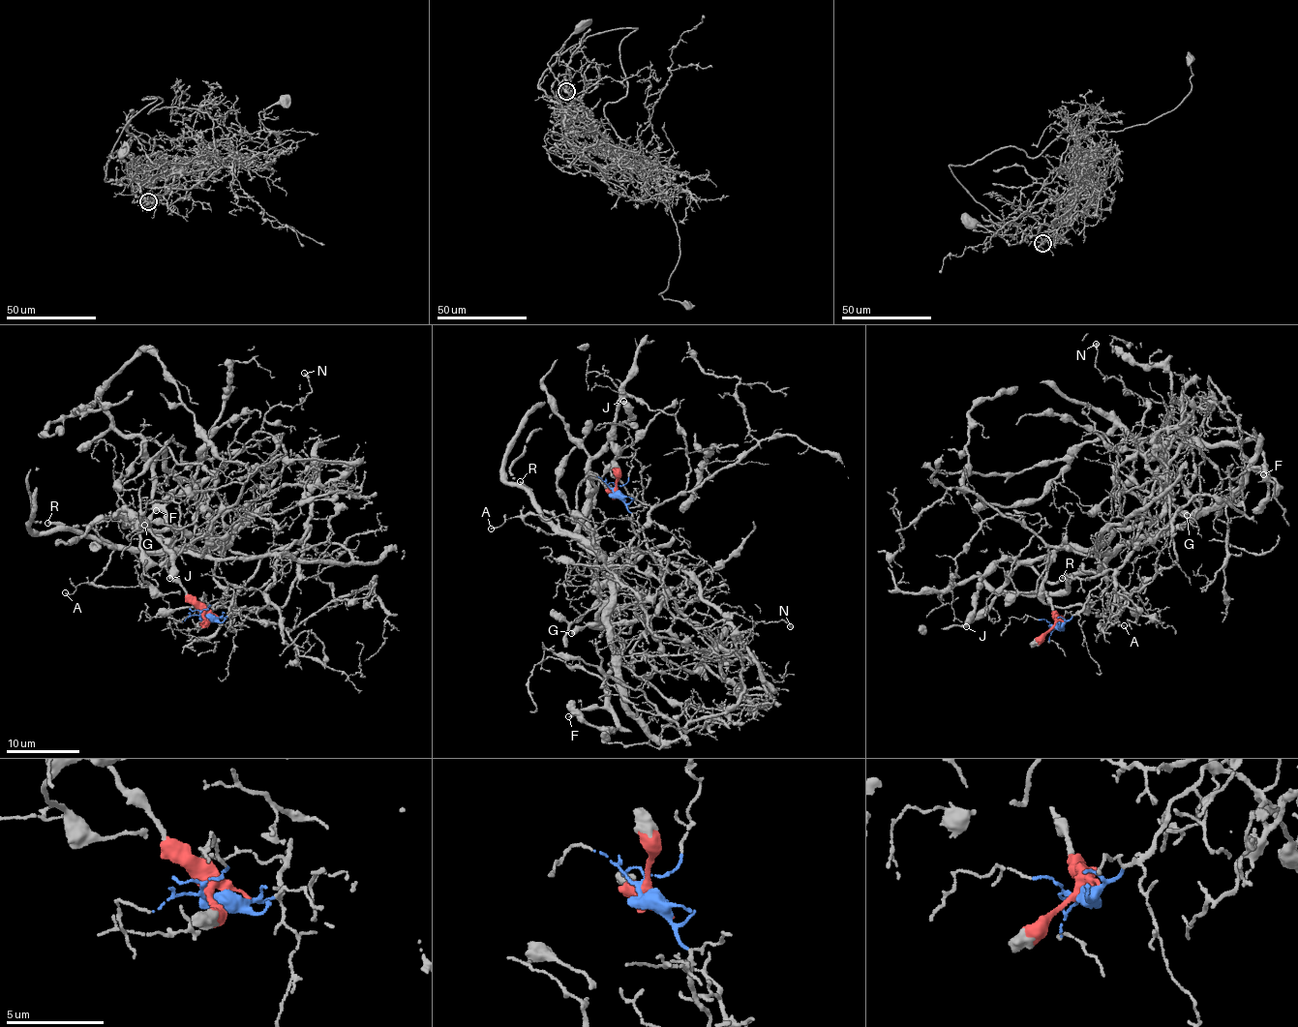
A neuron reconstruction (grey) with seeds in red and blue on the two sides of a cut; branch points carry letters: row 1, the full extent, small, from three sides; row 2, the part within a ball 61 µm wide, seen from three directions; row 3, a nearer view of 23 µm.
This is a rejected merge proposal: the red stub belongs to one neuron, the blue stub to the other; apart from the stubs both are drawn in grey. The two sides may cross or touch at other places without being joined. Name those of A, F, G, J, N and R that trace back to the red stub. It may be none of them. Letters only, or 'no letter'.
F, G, J

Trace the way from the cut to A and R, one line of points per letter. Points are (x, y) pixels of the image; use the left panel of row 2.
A: (205, 615), (228, 617), (232, 591), (215, 579), (213, 560), (183, 552), (114, 550), (103, 574), (66, 592)
R: (205, 615), (228, 617), (232, 591), (215, 579), (213, 560), (183, 552), (109, 548), (92, 537), (47, 522)

